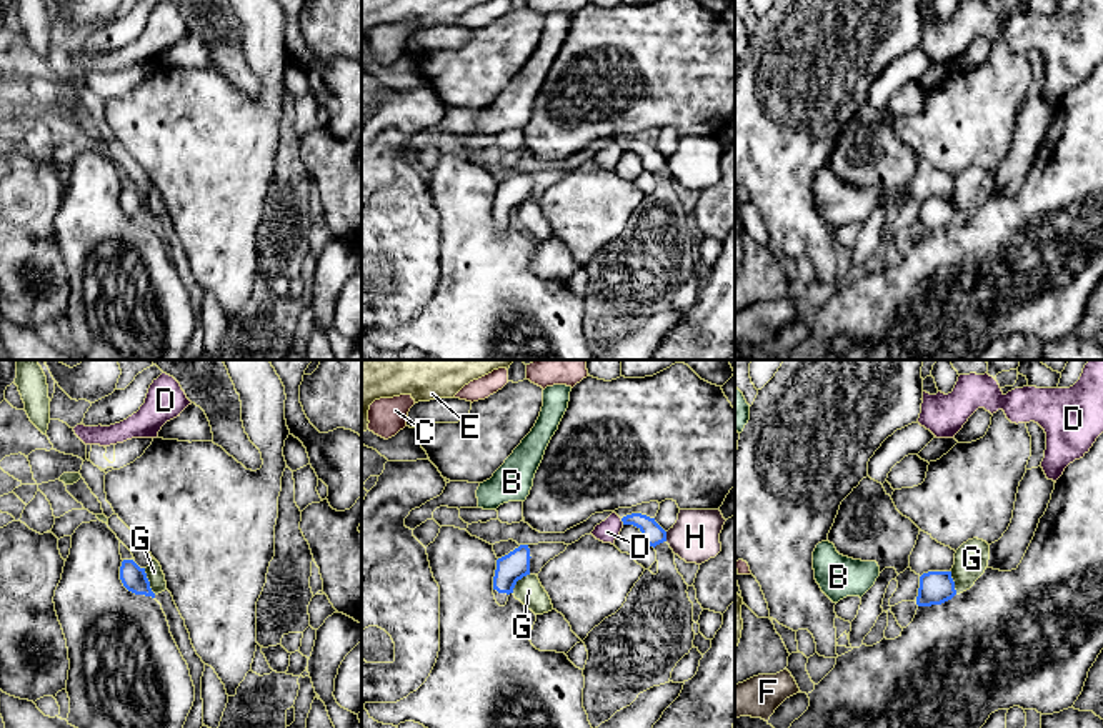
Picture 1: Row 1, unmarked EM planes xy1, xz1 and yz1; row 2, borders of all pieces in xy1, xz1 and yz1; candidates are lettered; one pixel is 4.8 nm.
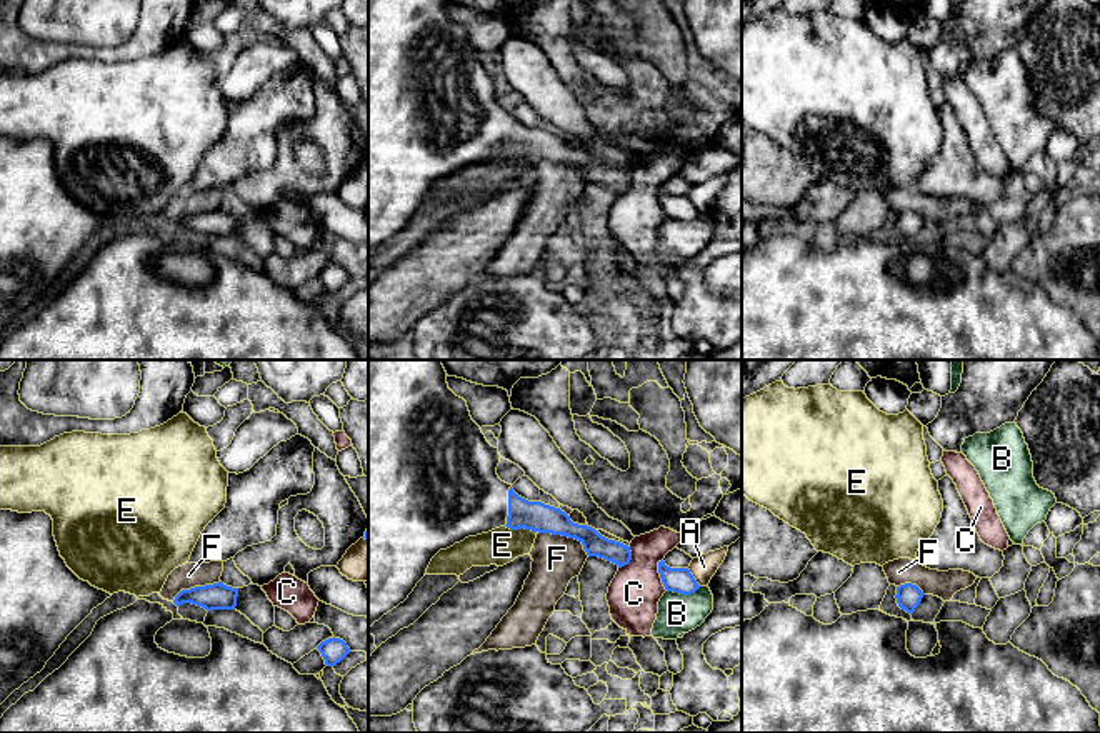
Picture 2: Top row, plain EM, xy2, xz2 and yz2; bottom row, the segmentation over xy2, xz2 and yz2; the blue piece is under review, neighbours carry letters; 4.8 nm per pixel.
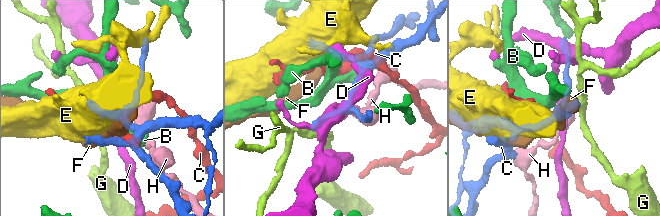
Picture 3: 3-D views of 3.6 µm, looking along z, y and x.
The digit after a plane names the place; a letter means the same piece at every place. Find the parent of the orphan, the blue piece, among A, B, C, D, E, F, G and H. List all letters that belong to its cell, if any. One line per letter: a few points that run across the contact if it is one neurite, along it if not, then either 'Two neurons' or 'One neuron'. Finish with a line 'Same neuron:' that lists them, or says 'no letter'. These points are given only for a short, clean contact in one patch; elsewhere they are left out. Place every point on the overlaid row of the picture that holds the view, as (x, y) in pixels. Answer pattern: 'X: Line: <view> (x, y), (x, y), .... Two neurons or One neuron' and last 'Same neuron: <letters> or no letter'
A: Two neurons
B: Two neurons
C: Two neurons
D: Line: xz1 (620, 518), (623, 523). Two neurons
E: Line: xz2 (505, 525), (539, 532). Two neurons
F: Line: xz2 (539, 532), (574, 537), (589, 555). Two neurons
G: Line: xy1 (144, 568), (149, 587), (155, 593). Two neurons
H: Line: xz1 (665, 532), (667, 540). Two neurons
Same neuron: no letter

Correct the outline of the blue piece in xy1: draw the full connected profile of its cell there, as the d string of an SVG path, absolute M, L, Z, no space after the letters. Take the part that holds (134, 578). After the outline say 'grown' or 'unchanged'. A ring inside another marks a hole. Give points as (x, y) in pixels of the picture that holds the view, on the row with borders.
M133 560L122 561L120 580L128 591L155 598L145 568L140 568Z; unchanged

